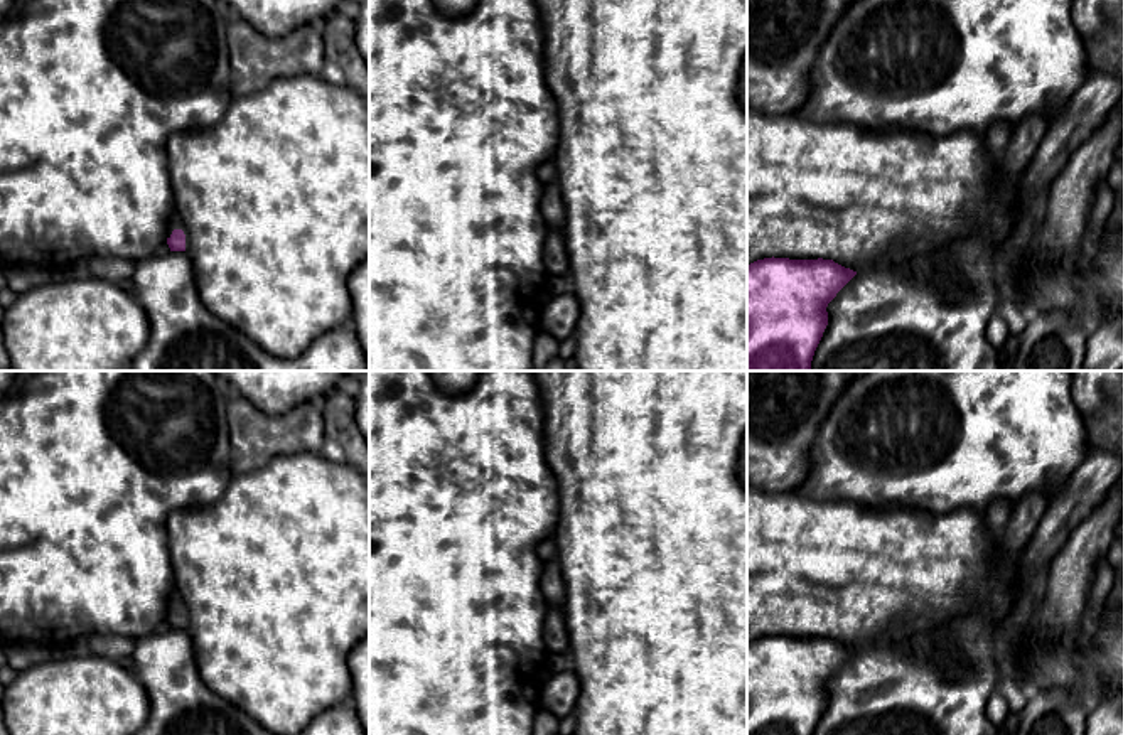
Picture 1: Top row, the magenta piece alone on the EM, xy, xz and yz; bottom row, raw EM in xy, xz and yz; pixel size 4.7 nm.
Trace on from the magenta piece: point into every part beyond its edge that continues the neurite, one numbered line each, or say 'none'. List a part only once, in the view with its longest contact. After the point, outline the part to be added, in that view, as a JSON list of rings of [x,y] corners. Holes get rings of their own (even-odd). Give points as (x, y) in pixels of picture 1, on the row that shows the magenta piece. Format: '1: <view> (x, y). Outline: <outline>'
1: xy (176, 225). Outline: [[[174,219],[170,223],[167,238],[170,238],[170,234],[172,234],[174,229],[182,229],[184,231],[184,234],[185,234],[185,253],[187,253],[187,249],[189,249],[189,234],[187,234],[185,226],[179,219]]]

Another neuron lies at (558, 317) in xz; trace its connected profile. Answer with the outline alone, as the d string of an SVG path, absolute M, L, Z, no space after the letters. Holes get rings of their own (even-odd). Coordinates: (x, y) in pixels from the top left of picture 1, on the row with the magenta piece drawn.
M573 293L556 295L545 302L540 319L540 330L555 337L558 342L573 339L580 308Z

